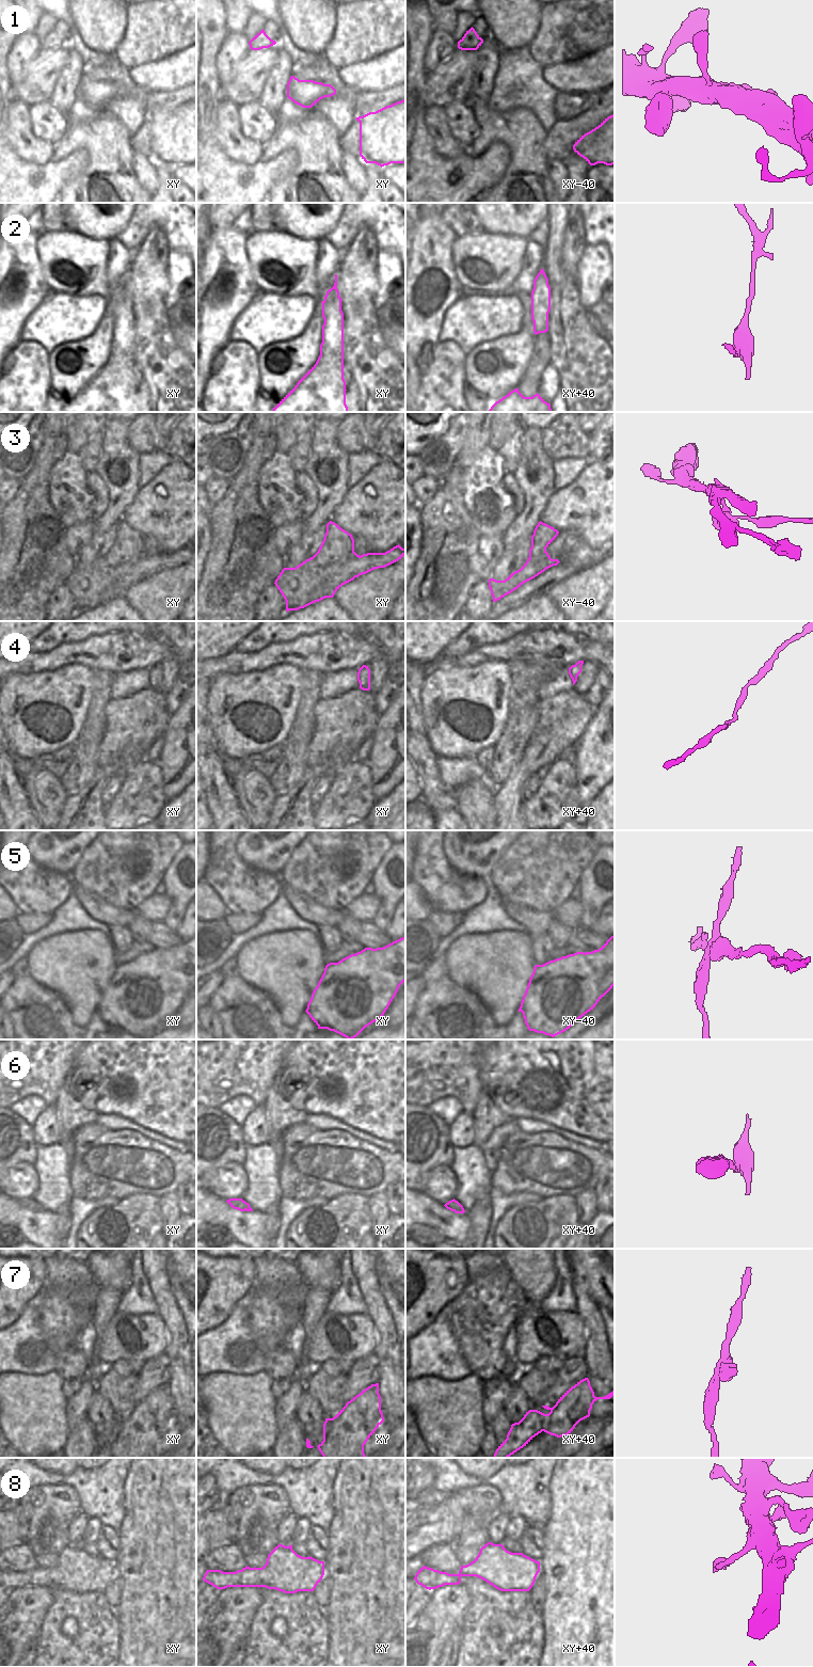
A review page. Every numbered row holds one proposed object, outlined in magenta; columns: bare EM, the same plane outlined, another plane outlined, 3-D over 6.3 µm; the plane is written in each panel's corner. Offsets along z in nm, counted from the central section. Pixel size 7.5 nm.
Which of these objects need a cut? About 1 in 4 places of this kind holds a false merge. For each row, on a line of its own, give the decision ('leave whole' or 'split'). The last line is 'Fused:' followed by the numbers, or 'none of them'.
1: leave whole
2: leave whole
3: split
4: leave whole
5: split
6: leave whole
7: leave whole
8: leave whole
Fused: 3, 5

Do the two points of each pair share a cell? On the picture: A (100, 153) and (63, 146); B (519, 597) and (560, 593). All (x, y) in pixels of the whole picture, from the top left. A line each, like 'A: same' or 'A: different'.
A: same
B: different

